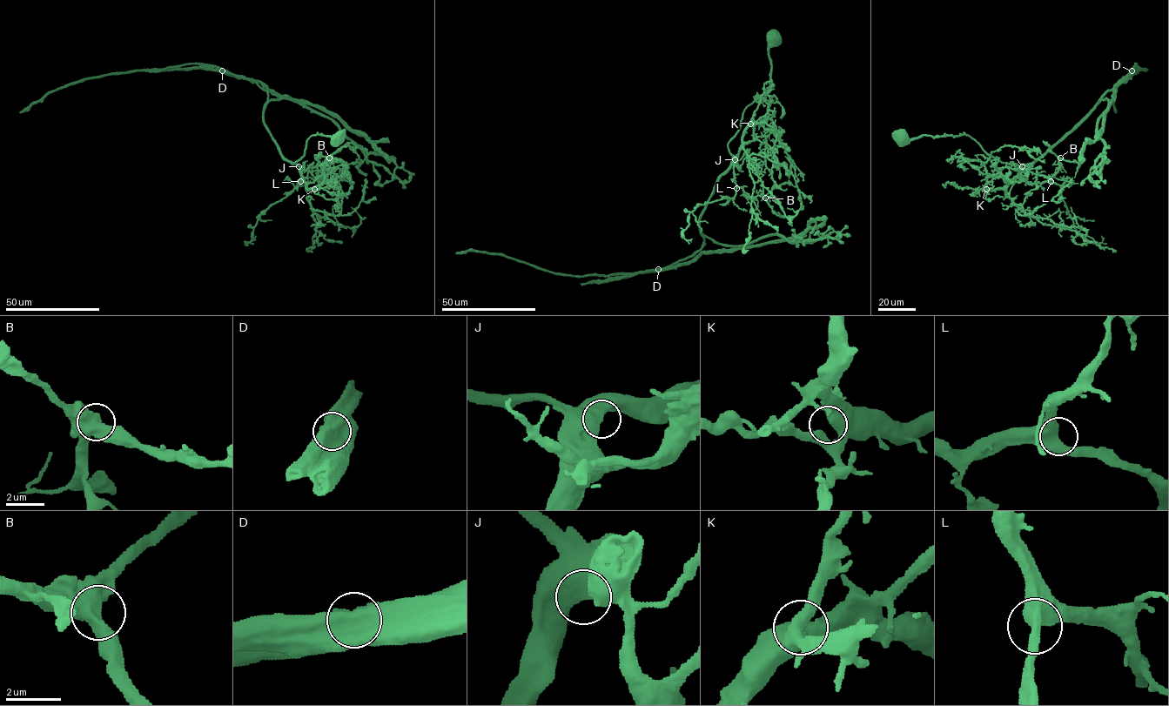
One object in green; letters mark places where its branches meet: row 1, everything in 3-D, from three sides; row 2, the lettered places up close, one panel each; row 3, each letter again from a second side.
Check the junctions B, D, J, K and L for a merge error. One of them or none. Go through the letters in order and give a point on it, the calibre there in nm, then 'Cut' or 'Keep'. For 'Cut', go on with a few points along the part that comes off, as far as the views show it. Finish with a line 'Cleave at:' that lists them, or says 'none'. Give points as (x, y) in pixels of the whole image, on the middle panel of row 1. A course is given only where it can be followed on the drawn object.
B: Place: (765, 198). Thickness 600 nm. Keep
D: Place: (658, 269). Thickness 1350 nm. Cut. Course of the part to remove: (658, 269), (694, 261), (703, 252), (747, 248), (799, 236), (809, 223), (826, 218)
J: Place: (735, 159). Thickness 800 nm. Keep
K: Place: (750, 124). Thickness 650 nm. Keep
L: Place: (736, 188). Thickness 550 nm. Keep
Cleave at: D

